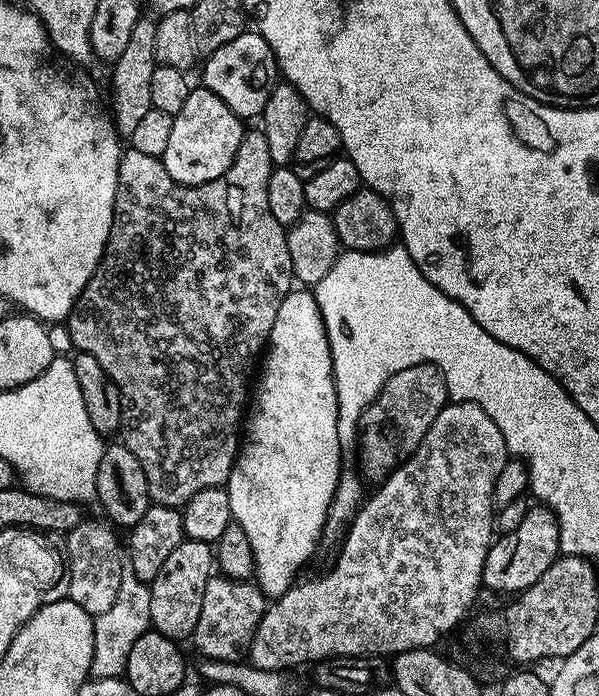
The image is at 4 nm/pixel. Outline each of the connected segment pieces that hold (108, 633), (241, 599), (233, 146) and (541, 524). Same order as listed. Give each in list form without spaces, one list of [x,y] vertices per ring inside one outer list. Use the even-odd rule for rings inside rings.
[[[124,557],[122,564],[122,582],[119,583],[116,600],[110,608],[95,617],[93,628],[95,630],[94,658],[91,659],[91,675],[98,680],[117,679],[126,671],[129,656],[136,649],[139,640],[147,635],[151,629],[150,598],[151,587],[134,573],[133,563]]]
[[[213,574],[206,582],[206,594],[202,594],[202,614],[190,637],[191,643],[196,643],[197,650],[208,660],[235,661],[240,658],[236,656],[243,657],[247,653],[265,607],[266,597],[255,583]]]
[[[197,86],[189,91],[182,110],[173,117],[170,138],[162,157],[164,169],[174,183],[197,188],[199,184],[214,182],[214,178],[230,170],[246,131],[246,125],[236,117],[236,110],[233,105],[216,97],[209,88]]]
[[[540,506],[535,510],[529,510],[526,518],[522,518],[522,526],[518,530],[503,533],[497,537],[486,556],[483,566],[483,585],[496,592],[512,592],[520,594],[538,582],[546,570],[560,554],[560,539],[556,518],[548,511],[547,507]]]

